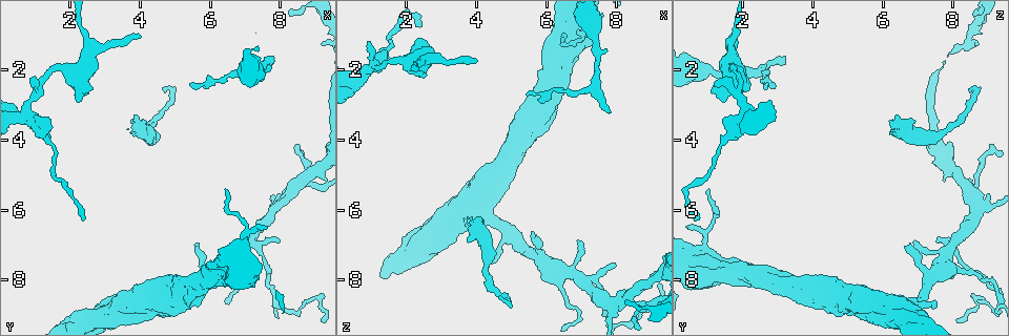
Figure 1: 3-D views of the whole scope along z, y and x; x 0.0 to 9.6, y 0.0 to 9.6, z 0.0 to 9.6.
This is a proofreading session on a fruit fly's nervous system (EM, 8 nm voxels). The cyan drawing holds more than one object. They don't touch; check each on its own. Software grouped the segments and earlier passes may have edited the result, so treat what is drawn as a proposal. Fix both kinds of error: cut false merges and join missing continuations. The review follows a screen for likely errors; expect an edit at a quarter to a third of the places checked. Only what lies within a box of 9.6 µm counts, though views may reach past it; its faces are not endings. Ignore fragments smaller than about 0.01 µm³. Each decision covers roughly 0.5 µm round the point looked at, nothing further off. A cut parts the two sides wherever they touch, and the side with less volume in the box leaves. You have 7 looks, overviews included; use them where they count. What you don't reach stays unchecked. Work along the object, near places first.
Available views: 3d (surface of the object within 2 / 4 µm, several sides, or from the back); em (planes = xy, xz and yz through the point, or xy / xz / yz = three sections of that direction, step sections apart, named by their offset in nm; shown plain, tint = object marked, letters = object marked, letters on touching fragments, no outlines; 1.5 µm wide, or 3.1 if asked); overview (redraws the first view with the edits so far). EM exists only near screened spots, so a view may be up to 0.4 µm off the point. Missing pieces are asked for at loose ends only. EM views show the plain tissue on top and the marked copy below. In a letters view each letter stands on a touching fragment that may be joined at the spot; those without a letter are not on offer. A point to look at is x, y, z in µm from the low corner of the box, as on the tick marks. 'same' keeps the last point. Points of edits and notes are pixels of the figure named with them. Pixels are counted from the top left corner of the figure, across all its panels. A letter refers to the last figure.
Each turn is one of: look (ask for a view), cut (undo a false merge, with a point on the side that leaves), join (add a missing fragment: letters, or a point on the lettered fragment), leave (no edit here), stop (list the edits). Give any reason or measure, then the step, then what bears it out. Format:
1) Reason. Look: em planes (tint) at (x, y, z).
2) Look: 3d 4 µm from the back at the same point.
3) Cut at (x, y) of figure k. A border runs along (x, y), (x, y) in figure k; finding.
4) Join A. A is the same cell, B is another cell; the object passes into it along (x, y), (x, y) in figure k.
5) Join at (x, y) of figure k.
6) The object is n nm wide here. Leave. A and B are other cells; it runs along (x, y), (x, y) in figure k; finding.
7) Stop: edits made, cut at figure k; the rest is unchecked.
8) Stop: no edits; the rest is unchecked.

Branch stops here. Look: 3d 4 µm at (2.25, 2.95, 1.45).

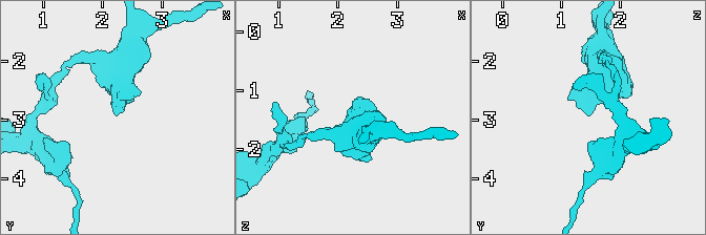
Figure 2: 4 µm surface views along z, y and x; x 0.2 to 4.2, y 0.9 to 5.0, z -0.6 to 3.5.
Look: em planes (letters) at (2.20, 2.85, 1.55).

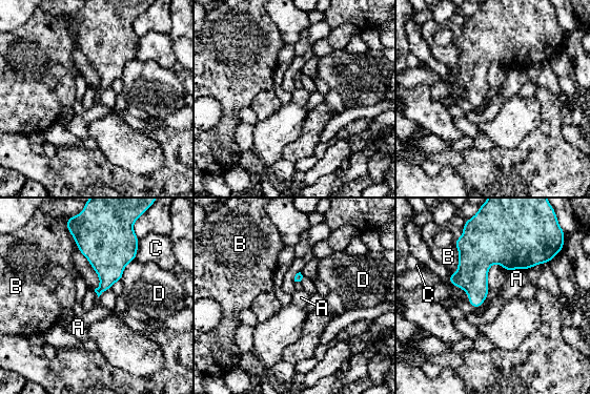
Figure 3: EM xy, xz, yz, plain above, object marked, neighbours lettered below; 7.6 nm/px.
The longest contact is with B, 240 nm. Leave. A, B, C and D are other cells; a border runs along (526, 269), (511, 269), (508, 271) in figure 3; none of them fits.

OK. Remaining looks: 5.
Thin end. Look: 3d 2 µm at (4.65, 2.60, 8.50).

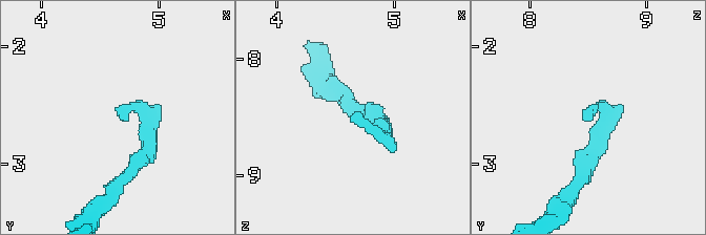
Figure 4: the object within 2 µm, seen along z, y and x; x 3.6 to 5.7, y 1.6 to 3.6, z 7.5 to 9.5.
Look: em xz step 4 (letters) at (4.62, 2.56, 8.48).

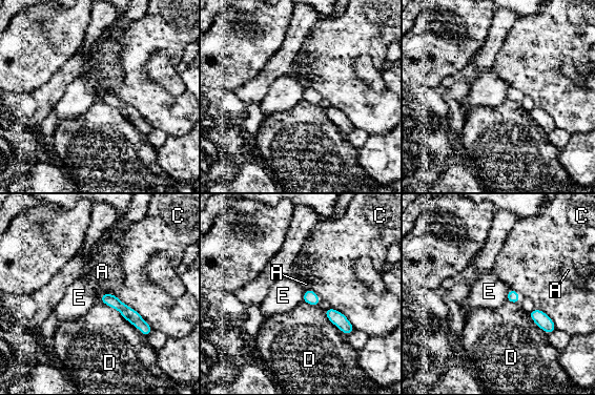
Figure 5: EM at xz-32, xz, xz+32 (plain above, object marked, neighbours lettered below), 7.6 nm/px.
The object is 90 nm wide here; the longest contact is with D, 460 nm. Leave. A, C, D and E are other cells; none of them fits.

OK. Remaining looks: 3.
Free end. Look: 3d 4 µm at (7.85, 1.80, 3.25).

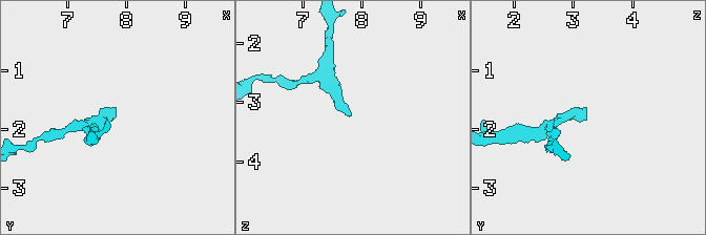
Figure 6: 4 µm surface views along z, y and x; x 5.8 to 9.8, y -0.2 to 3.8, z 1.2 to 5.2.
Shape alone is not enough. Look: em xz step 4 (letters) at (7.75, 1.80, 3.20).

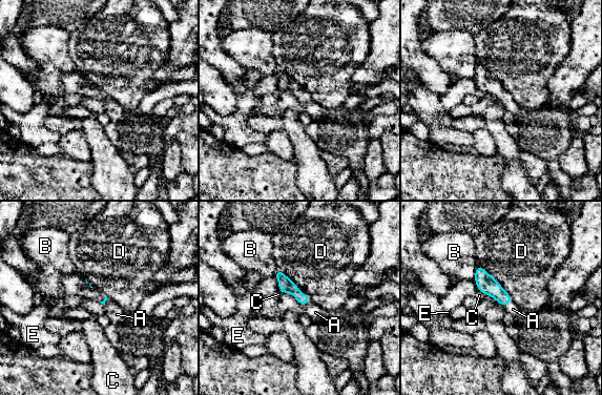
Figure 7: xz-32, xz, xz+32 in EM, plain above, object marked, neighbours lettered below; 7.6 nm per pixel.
Cut it another way. Look: em planes (letters) at the same point.

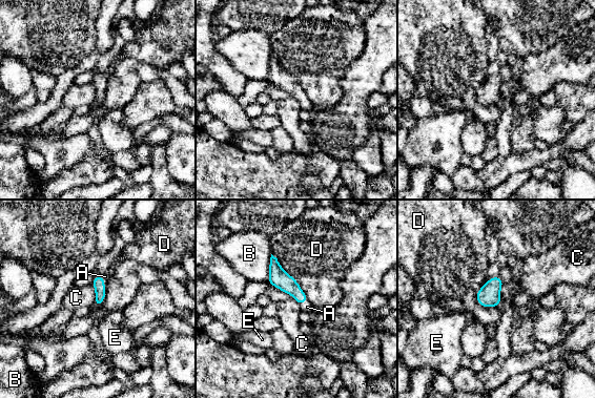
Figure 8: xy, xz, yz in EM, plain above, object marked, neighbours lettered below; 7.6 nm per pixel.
Join A. A is the same cell, B, C, D and E are other cells; the object passes into it along (98, 283), (105, 281), (105, 276) in figure 8; it goes on there.

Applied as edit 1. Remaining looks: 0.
Stop: edits made, join at figure 8; the rest is unchecked.

